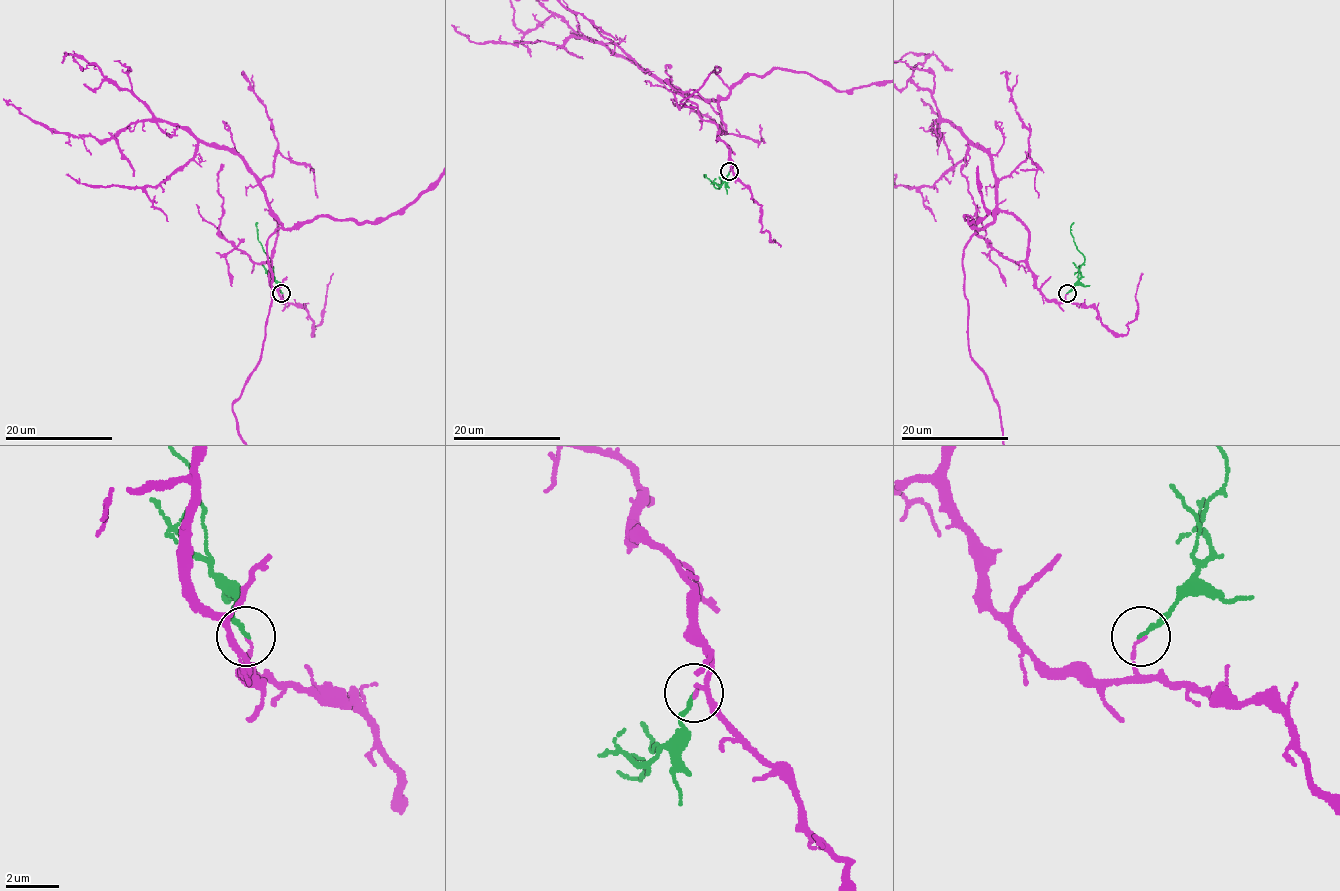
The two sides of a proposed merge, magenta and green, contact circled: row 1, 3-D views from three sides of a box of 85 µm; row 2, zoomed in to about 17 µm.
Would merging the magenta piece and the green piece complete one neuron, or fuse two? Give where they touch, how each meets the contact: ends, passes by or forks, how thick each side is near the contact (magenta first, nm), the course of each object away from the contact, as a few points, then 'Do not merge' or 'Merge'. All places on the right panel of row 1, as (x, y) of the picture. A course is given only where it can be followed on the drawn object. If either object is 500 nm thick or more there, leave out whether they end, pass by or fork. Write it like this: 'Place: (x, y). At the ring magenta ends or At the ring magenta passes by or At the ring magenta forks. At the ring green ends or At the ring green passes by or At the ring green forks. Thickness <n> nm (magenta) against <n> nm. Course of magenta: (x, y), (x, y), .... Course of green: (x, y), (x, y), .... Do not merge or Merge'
Place: (1067, 293). At the ring magenta ends. At the ring green ends. Thickness 110 nm (magenta) against 160 nm. Course of magenta: (1066, 293), (1034, 284), (1011, 214), (964, 249), (968, 346), (1002, 443). Course of green: (1066, 293), (1074, 285), (1078, 268), (1084, 261), (1070, 234), (1073, 222). Do not merge

